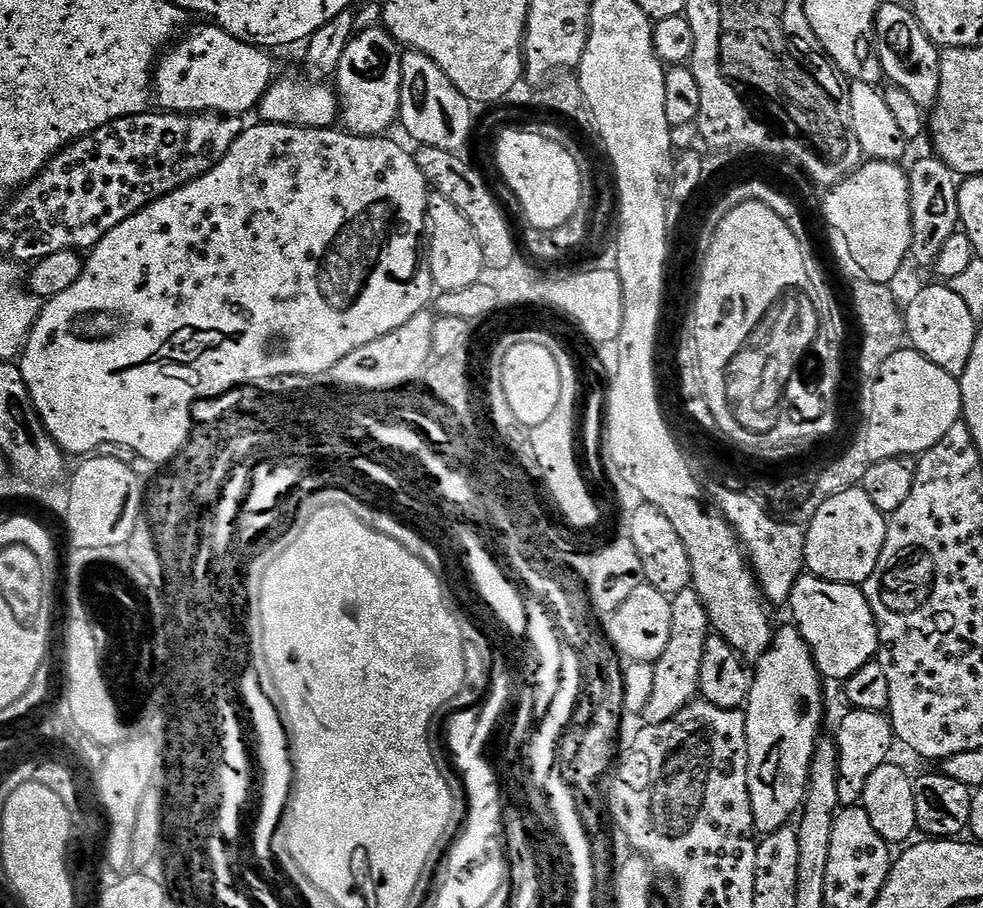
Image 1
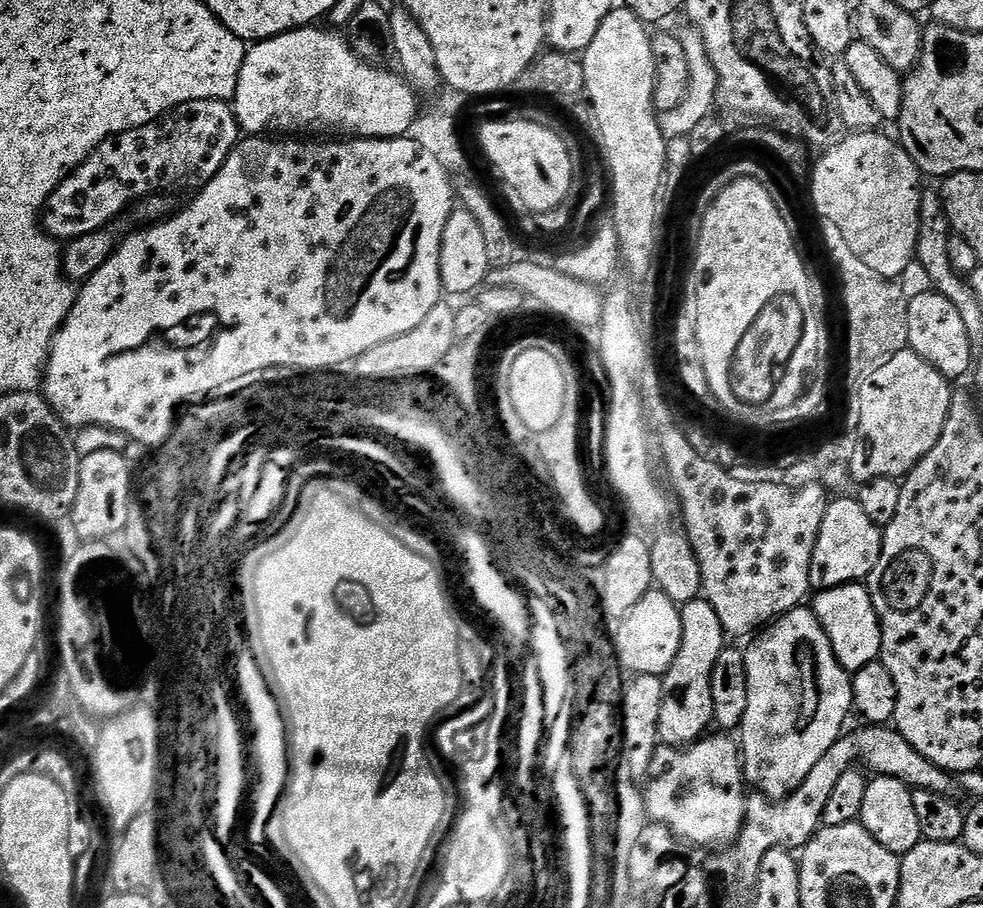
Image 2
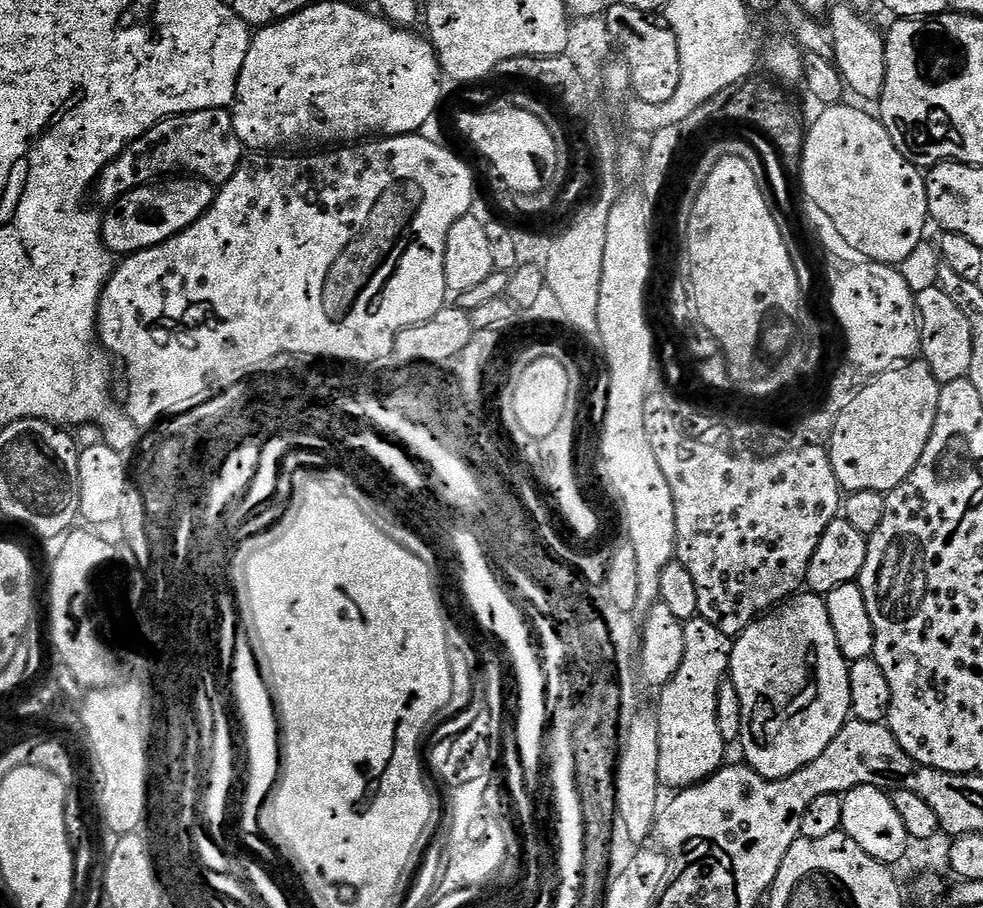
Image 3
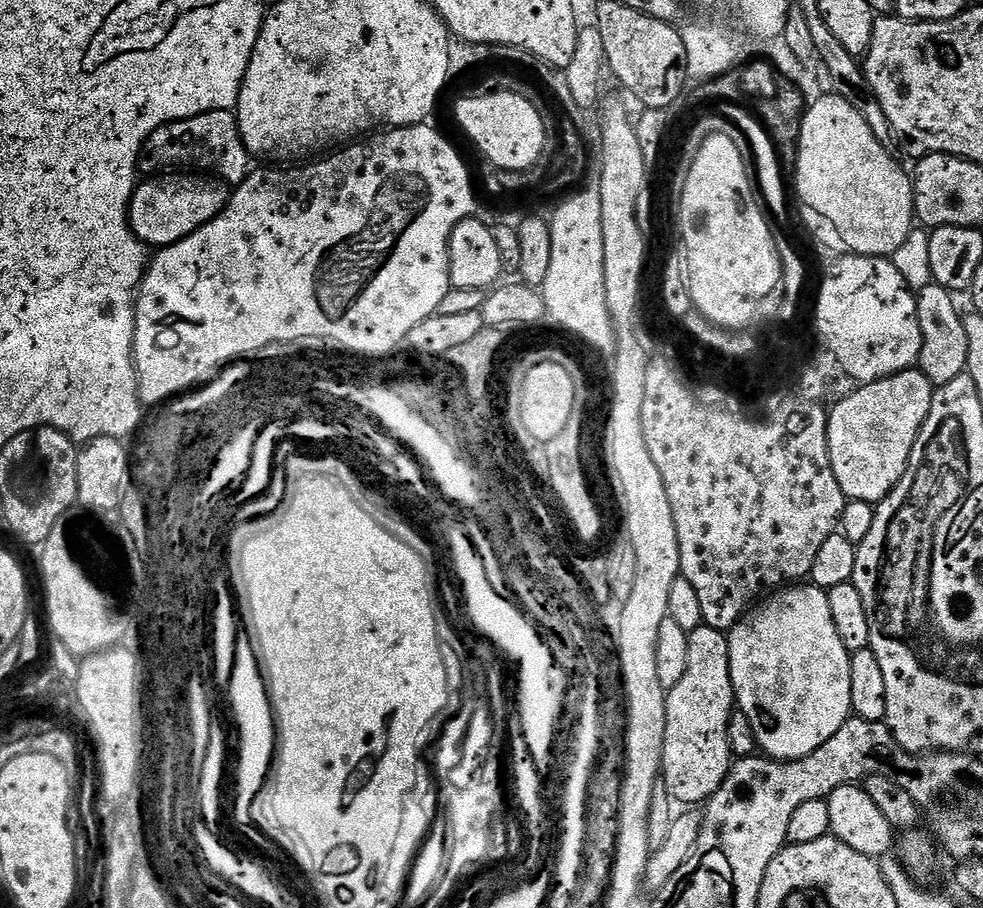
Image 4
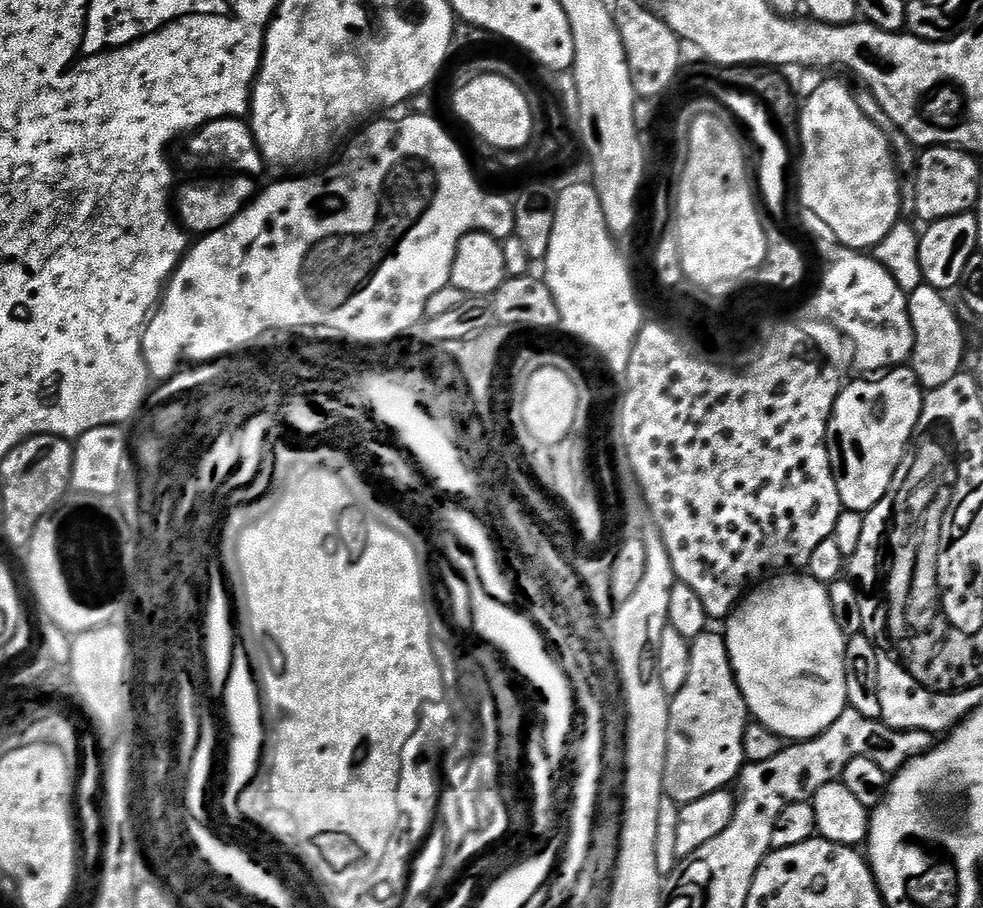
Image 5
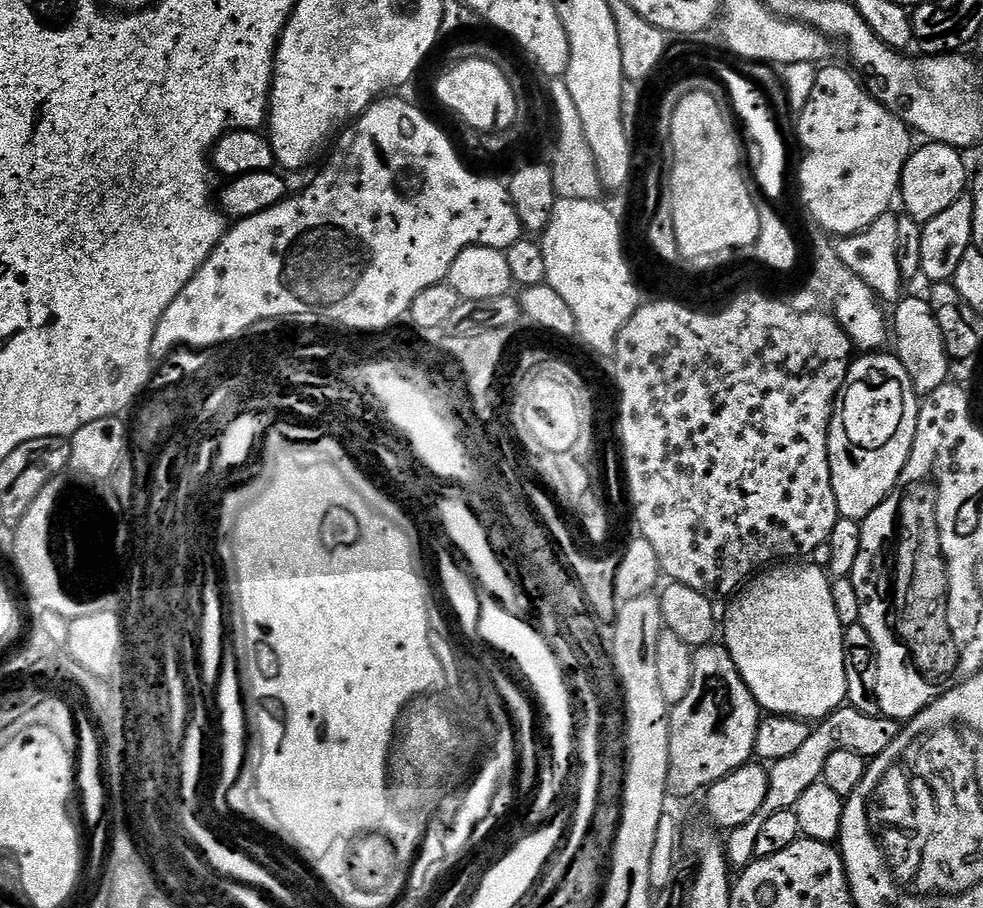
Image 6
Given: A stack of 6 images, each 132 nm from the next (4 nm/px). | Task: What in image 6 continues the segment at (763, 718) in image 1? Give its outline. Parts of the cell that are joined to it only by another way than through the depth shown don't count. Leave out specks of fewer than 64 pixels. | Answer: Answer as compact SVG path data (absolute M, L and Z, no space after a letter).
M811 562L769 567L761 571L732 602L728 608L728 617L722 620L722 640L734 658L746 686L754 694L756 703L765 713L819 722L847 701L845 627L834 610L832 580L825 569Z

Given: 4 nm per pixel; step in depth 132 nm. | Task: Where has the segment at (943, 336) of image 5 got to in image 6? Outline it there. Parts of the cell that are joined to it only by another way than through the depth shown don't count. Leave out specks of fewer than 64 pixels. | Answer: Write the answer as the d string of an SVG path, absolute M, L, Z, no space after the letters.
M905 295L895 305L894 316L894 354L902 362L906 374L910 374L910 382L914 386L917 397L930 395L938 386L949 383L950 357L946 350L946 342L942 338L942 330L932 313L931 303L920 296Z

